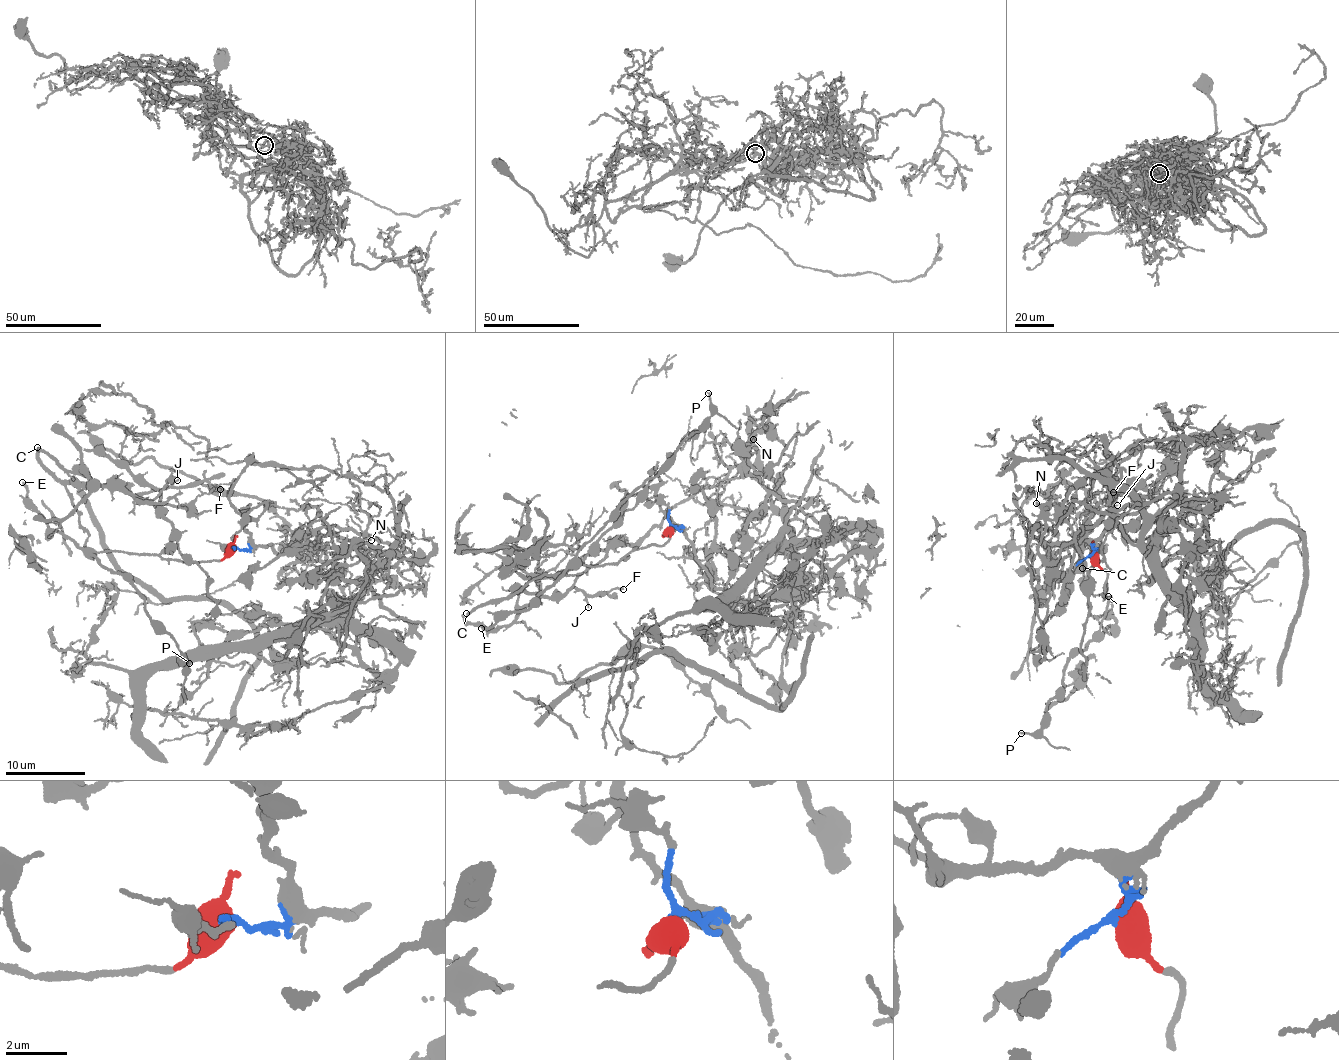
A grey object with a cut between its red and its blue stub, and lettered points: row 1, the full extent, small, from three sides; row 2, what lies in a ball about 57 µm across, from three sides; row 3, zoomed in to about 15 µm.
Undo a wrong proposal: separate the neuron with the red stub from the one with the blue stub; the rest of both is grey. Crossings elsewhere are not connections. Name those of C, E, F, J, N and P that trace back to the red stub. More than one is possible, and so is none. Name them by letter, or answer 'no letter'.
C, E, F, J, P

